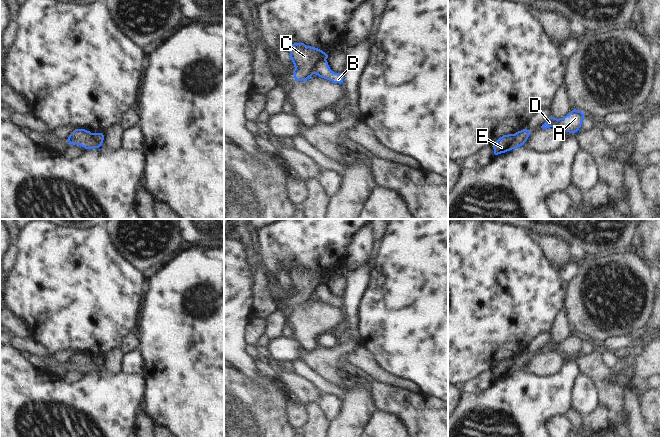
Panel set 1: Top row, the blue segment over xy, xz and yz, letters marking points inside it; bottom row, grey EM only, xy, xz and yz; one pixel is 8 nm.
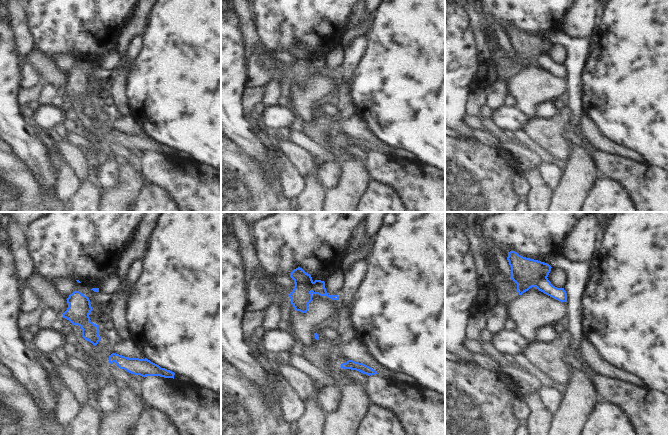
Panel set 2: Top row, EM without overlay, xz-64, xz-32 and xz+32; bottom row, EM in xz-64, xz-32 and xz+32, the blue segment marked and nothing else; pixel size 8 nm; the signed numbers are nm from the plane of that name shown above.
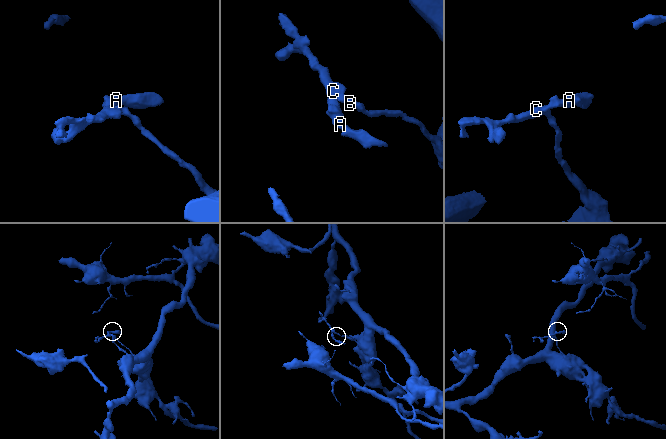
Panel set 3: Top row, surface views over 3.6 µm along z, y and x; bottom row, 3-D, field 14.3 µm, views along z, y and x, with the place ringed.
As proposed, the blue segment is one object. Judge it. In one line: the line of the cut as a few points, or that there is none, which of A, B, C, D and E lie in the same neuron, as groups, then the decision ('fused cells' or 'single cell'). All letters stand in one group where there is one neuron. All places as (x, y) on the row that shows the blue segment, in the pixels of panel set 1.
xz (325, 59), (320, 60), (314, 66), (313, 73) | A C D E / B | fused cells

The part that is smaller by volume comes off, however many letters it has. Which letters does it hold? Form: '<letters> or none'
A, C, D, E

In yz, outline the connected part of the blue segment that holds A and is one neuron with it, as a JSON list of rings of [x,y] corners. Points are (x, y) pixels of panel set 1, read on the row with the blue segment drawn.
[[[576,109],[572,110],[566,116],[559,119],[554,118],[551,115],[548,120],[541,126],[541,128],[547,129],[549,127],[555,127],[569,133],[575,133],[581,127],[583,117],[584,114]]]

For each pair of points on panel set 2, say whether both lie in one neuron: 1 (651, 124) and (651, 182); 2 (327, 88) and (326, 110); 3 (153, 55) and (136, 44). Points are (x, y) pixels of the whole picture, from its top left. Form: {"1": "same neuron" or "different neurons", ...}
{"1": "different neurons", "2": "different neurons", "3": "different neurons"}

